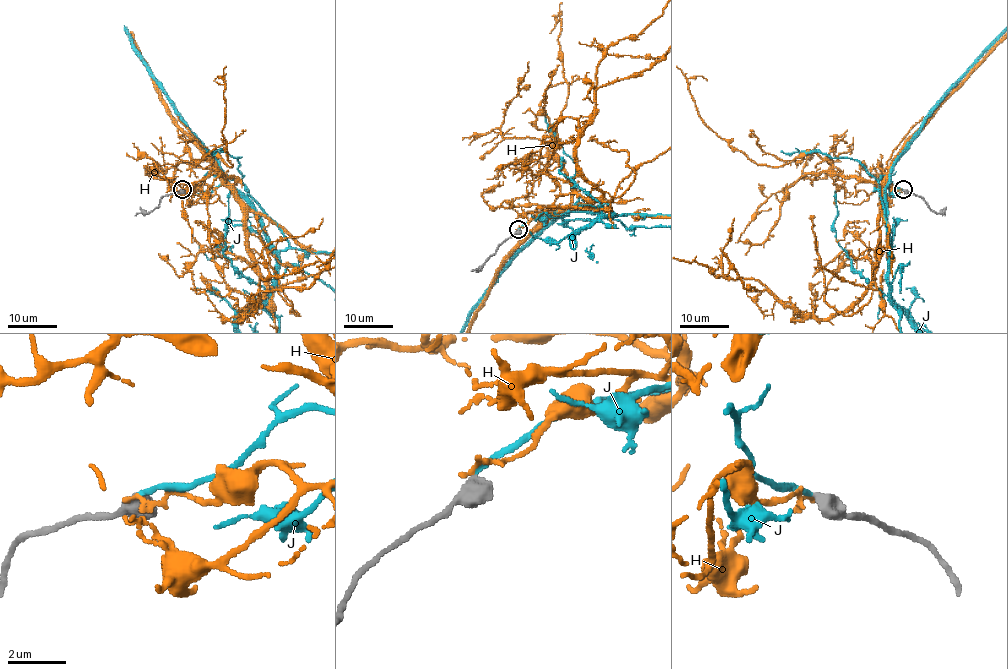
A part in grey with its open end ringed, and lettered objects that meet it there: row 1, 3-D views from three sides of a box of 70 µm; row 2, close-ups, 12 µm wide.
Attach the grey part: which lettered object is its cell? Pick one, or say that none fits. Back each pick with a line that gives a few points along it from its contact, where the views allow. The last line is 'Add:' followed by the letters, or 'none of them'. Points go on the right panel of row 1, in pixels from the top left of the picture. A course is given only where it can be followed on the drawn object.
J: it runs (903, 190), (888, 175), (879, 180), (888, 263), (876, 275), (827, 283), (810, 317)
Add: J

